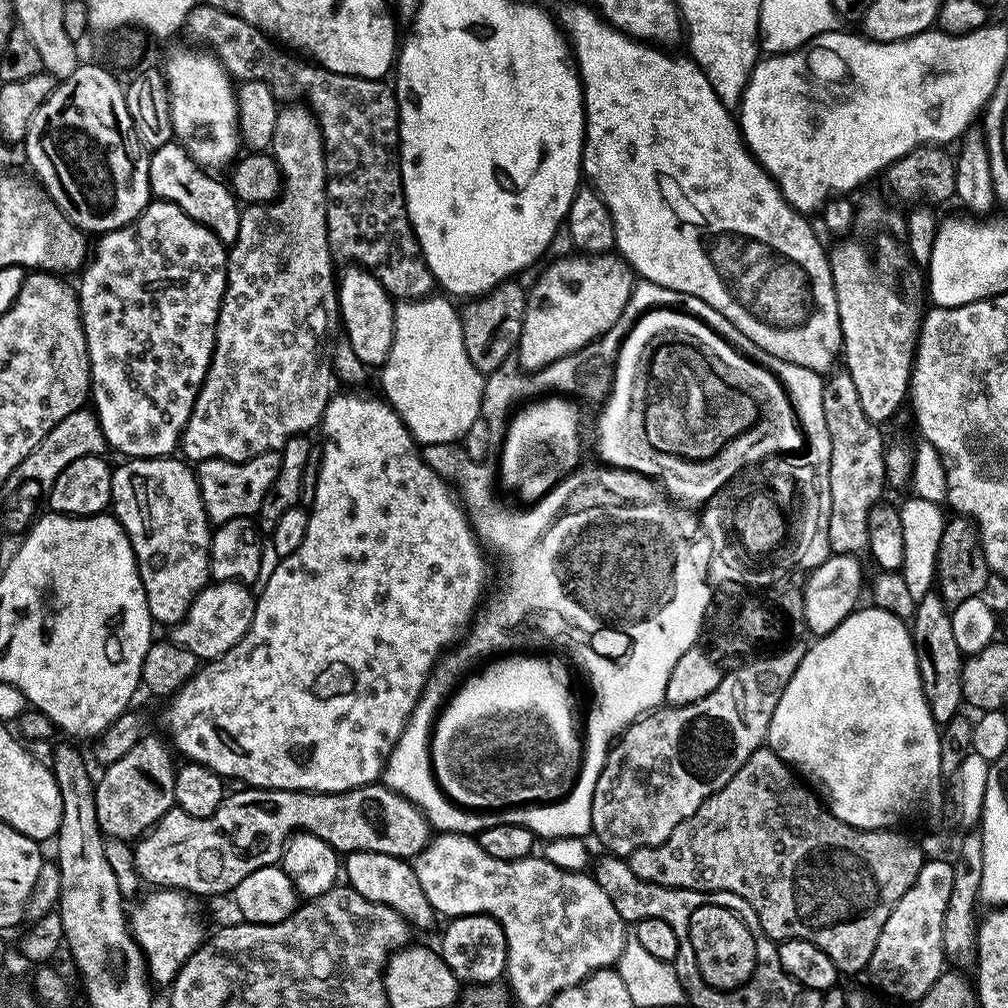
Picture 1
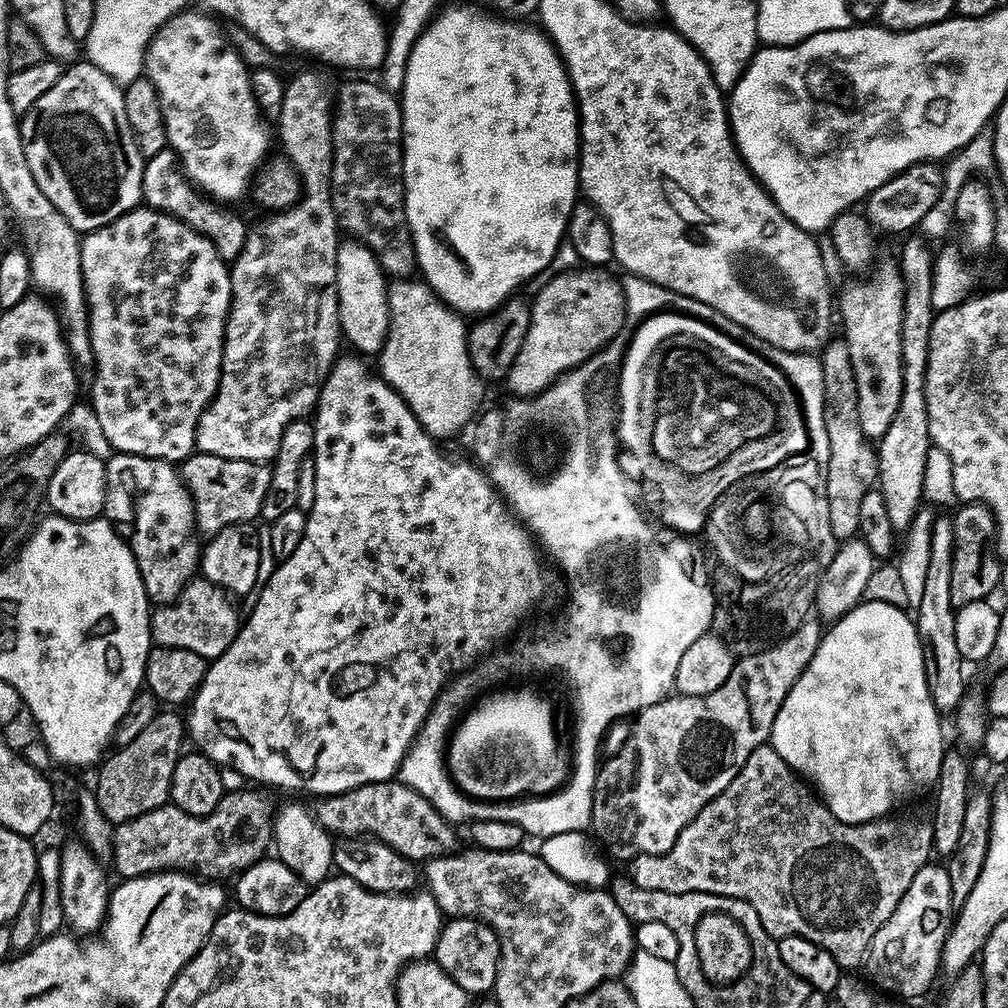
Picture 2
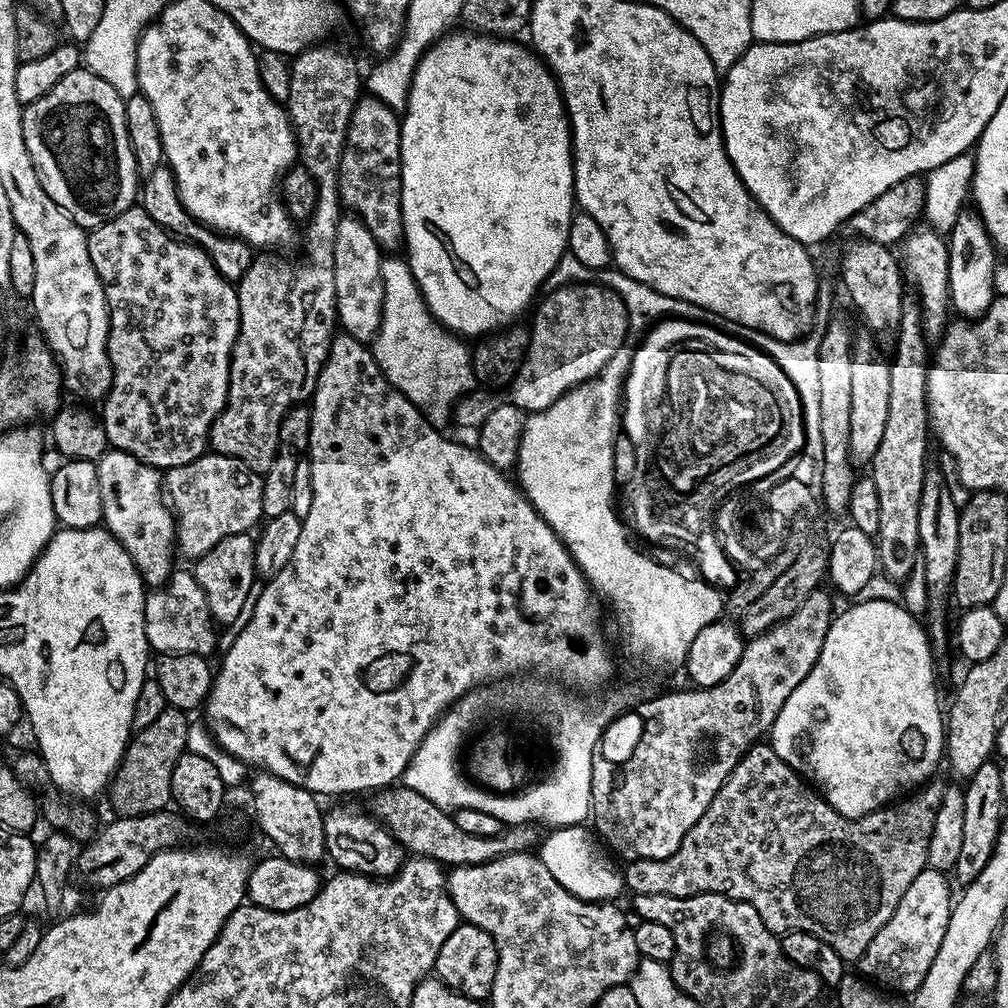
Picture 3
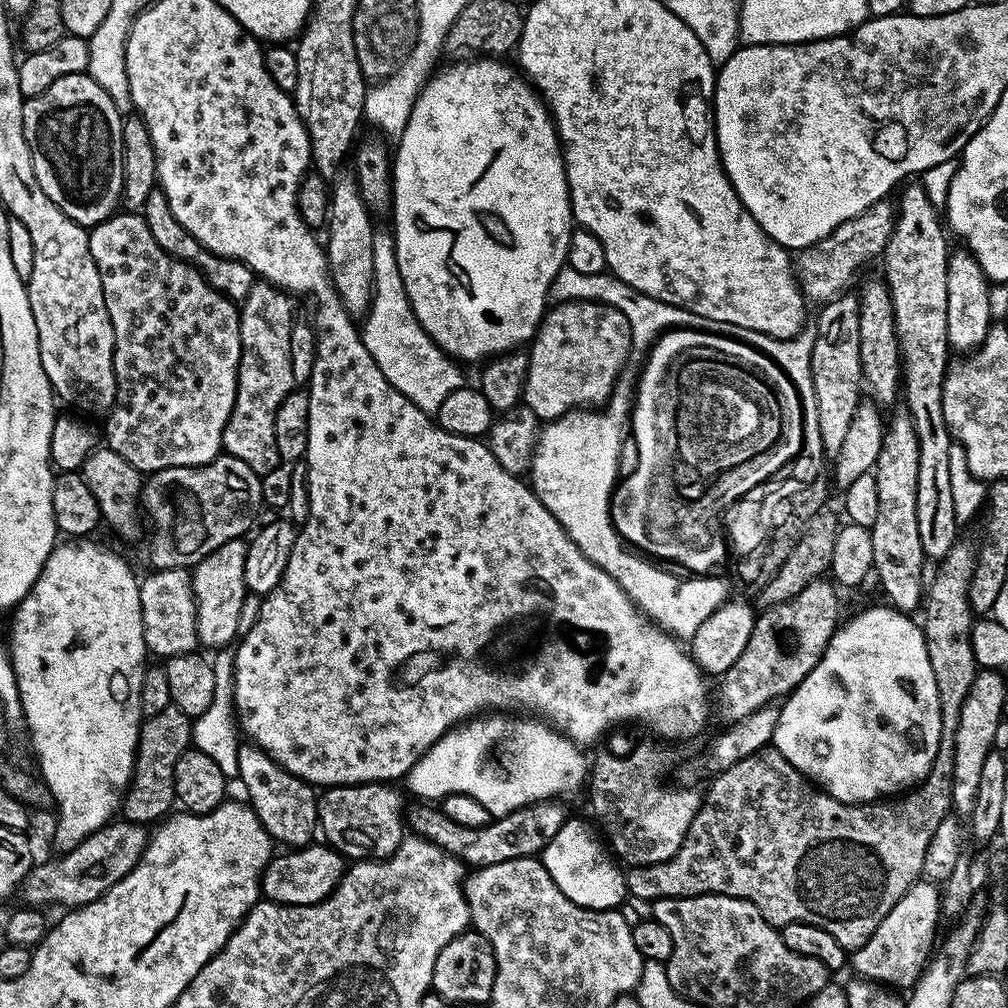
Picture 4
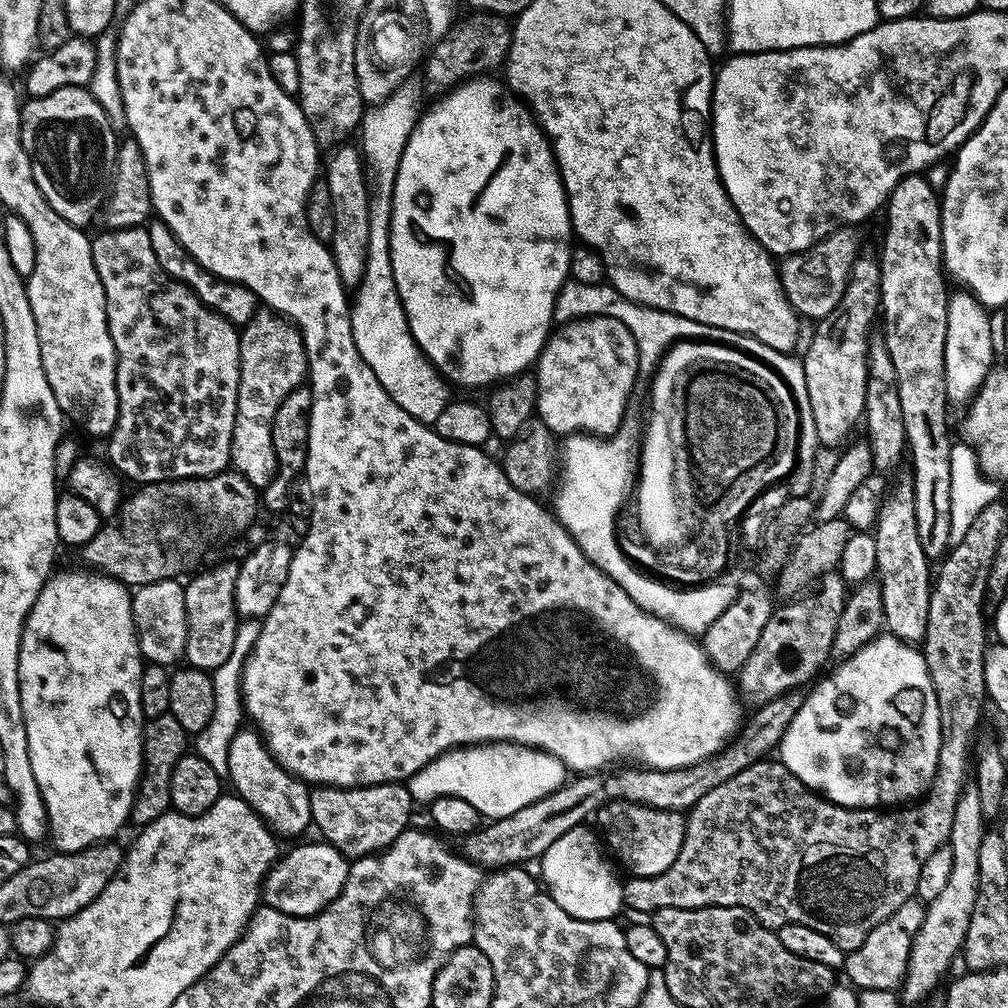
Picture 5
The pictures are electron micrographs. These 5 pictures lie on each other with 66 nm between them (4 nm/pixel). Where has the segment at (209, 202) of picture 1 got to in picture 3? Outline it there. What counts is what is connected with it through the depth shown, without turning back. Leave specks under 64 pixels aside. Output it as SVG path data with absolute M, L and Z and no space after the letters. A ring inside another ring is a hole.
M161 166L154 170L154 174L143 177L142 206L146 210L146 214L150 214L150 218L154 218L154 222L161 224L165 230L187 240L190 244L197 244L212 259L216 269L228 280L233 282L239 281L244 271L252 264L254 252L245 240L226 236L204 227L200 221L195 220L184 209L178 190L176 189L176 179L171 168Z

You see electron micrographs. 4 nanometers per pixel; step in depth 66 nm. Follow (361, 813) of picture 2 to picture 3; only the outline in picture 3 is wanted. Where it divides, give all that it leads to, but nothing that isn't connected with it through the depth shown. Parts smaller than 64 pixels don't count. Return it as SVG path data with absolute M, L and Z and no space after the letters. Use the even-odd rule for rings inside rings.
M389 786L373 791L371 796L371 815L391 832L392 837L400 843L405 853L412 856L429 856L441 866L464 868L468 864L486 864L491 860L497 860L499 856L510 856L516 852L531 853L538 844L538 836L536 840L538 828L534 824L513 824L505 827L499 835L490 838L478 838L478 834L466 834L466 830L458 826L455 815L434 806L430 798L422 798L418 790Z

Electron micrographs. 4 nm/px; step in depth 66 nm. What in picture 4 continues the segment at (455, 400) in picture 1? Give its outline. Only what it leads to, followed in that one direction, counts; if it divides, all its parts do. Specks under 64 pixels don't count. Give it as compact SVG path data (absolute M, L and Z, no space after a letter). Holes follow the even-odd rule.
M373 231L372 249L374 291L372 306L362 324L364 345L382 370L382 374L401 395L414 402L414 406L418 406L421 411L436 414L449 394L465 387L466 380L460 373L461 365L447 352L441 350L418 322L412 303L408 300L402 274L398 270L393 233Z

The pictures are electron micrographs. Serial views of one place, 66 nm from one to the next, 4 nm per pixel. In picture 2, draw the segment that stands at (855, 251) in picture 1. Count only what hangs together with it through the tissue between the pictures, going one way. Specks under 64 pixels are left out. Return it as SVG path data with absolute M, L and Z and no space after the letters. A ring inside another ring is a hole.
M895 271L880 272L861 279L861 284L849 283L838 298L838 320L844 323L842 339L848 343L850 362L854 366L854 386L858 390L858 422L862 434L869 441L879 442L886 434L894 414L898 411L898 401L902 398L902 310L904 309L904 280Z

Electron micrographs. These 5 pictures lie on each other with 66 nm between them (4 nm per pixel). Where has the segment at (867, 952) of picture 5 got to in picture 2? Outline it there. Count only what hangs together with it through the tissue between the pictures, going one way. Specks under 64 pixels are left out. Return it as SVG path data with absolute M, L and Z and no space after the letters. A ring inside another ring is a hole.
M929 862L914 874L910 890L898 902L894 914L874 934L866 961L867 979L879 991L905 1001L920 996L936 980L941 971L940 955L944 940L954 919L954 905L950 894L950 874L943 863Z

